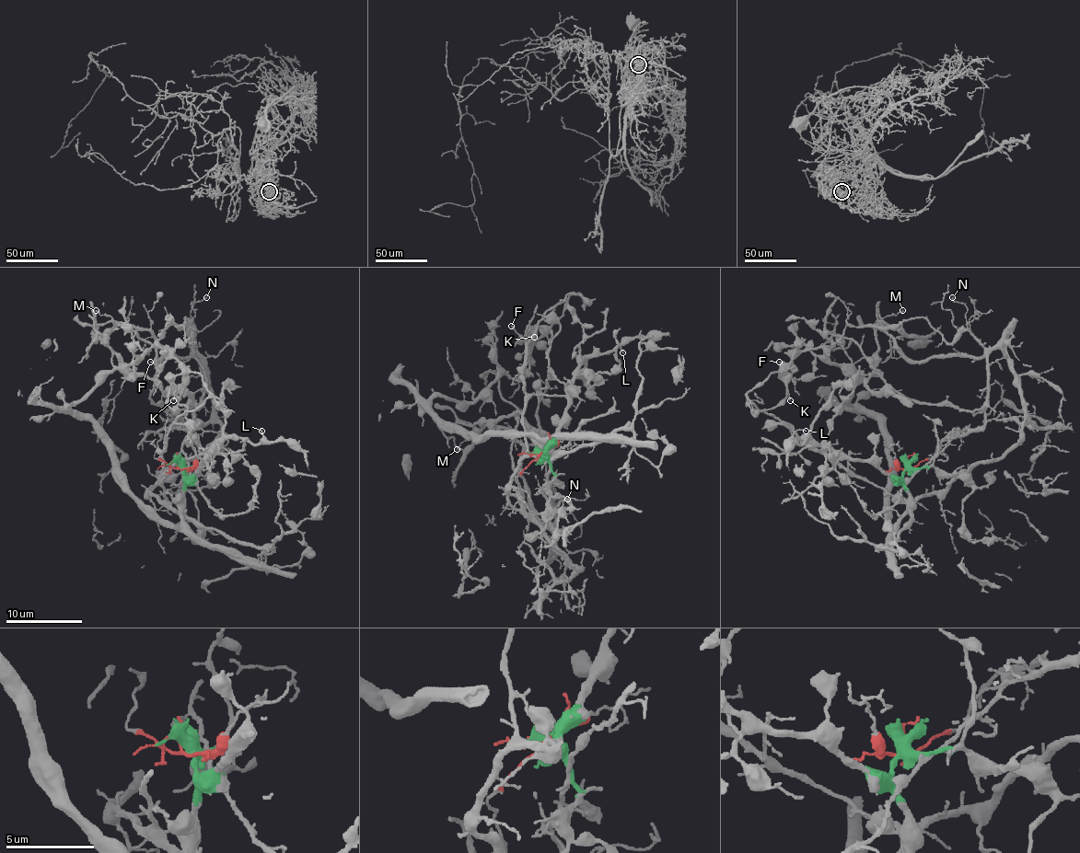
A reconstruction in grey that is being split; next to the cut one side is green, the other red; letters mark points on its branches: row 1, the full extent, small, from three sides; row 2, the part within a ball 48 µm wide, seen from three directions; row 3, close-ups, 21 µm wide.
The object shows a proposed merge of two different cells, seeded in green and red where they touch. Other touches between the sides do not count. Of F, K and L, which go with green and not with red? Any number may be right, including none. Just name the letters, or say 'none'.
F, K, L

